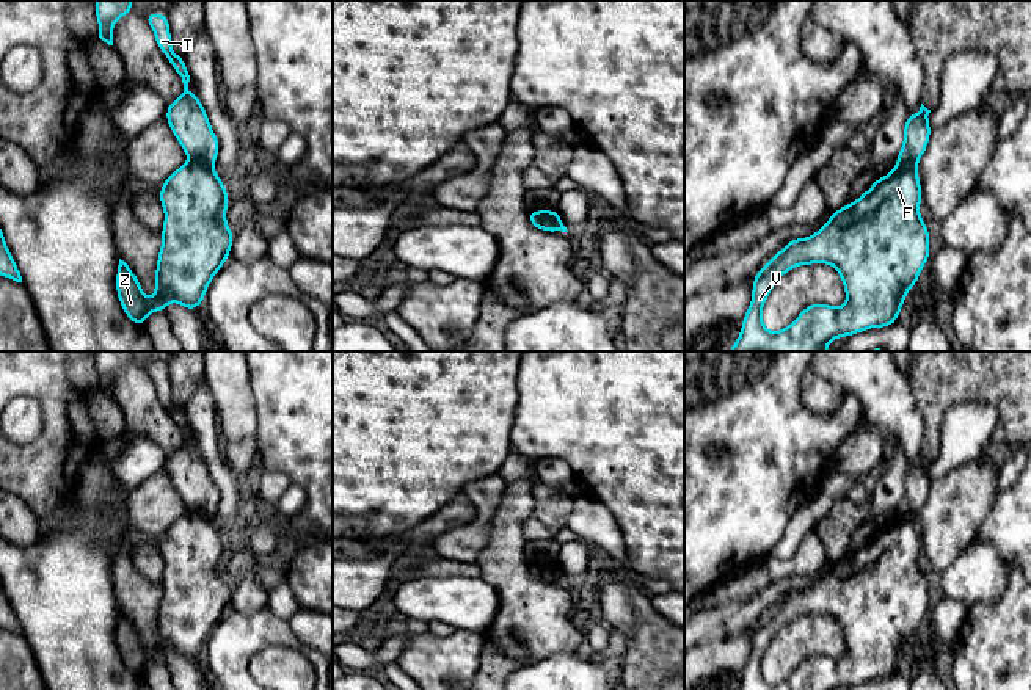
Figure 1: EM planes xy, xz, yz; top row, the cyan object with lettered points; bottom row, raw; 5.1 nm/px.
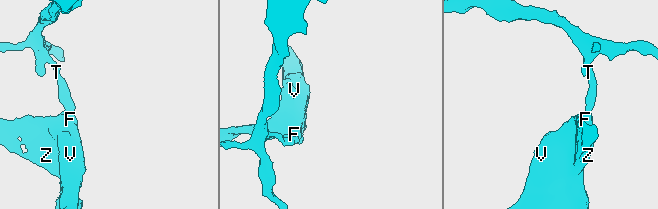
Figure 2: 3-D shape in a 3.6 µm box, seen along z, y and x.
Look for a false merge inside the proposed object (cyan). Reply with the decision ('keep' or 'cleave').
cleave

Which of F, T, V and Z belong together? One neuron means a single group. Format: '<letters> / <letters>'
F V Z / T

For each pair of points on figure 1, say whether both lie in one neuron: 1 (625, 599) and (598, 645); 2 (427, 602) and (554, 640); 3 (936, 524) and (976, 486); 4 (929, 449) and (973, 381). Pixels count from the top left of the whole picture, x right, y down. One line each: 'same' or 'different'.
1: different
2: different
3: same
4: same

